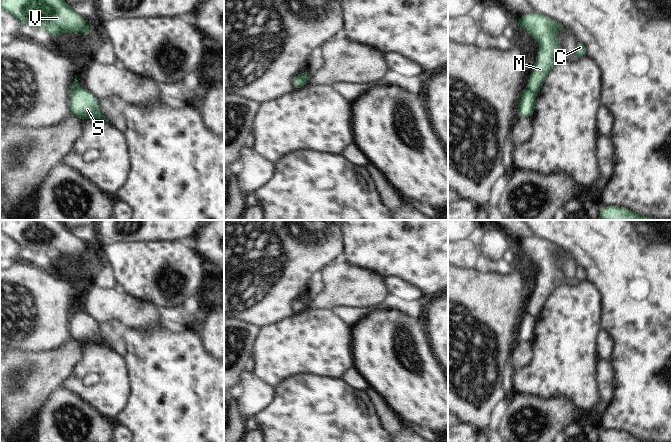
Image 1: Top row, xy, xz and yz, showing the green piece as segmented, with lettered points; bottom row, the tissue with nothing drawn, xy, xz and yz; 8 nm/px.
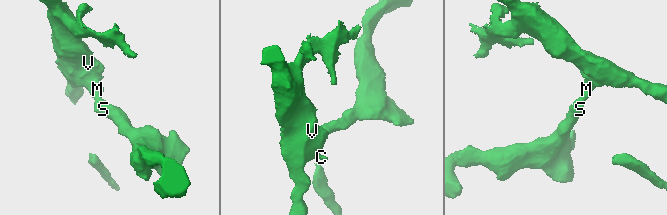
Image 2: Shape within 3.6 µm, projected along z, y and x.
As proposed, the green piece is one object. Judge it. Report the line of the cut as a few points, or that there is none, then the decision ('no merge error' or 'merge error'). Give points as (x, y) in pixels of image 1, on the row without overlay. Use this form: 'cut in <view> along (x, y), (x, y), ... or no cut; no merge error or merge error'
cut in xz along (298, 299), (307, 305); merge error

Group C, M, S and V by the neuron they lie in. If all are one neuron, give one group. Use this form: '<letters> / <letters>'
C M V / S

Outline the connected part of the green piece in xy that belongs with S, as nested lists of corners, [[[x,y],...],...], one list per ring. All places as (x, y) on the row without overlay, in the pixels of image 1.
[[[75,313],[69,323],[70,337],[81,345],[86,343],[106,344],[100,336],[98,323],[86,313]]]

